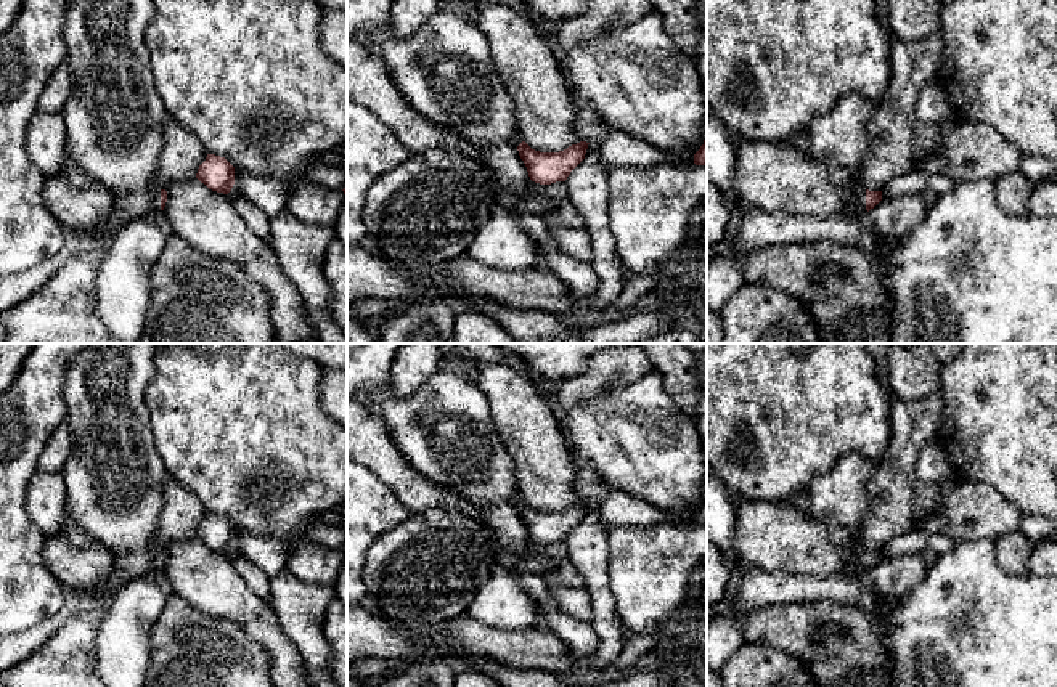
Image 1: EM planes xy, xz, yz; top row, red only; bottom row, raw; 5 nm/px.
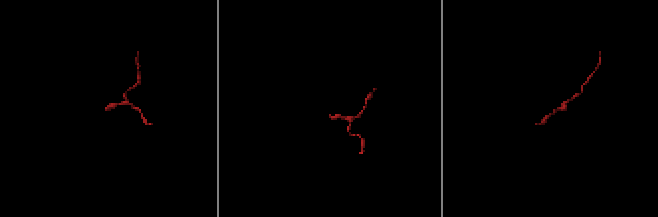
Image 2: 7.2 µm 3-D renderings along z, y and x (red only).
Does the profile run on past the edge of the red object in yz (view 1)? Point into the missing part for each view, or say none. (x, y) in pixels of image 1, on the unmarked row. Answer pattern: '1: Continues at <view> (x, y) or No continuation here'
1: Continues at yz (861, 557)

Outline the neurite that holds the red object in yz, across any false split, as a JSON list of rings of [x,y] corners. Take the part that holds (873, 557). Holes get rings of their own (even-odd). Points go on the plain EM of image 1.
[[[864,549],[856,557],[856,568],[866,575],[871,568],[874,568],[882,560],[882,551],[869,551]]]

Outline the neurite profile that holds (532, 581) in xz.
[[[511,567],[508,570],[535,599],[546,620],[546,628],[564,642],[572,657],[588,658],[598,650],[599,637],[591,624],[557,610],[541,575],[524,571],[517,567]]]

